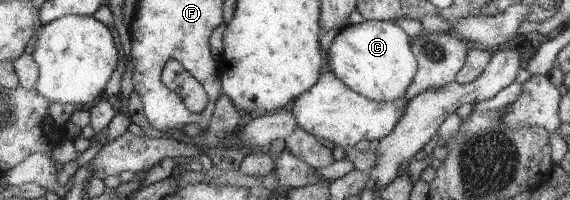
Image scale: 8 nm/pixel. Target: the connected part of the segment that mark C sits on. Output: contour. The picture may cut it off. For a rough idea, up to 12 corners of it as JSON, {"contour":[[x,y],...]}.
{"contour":[[396,23],[341,29],[329,71],[372,101],[404,97],[418,58]]}

